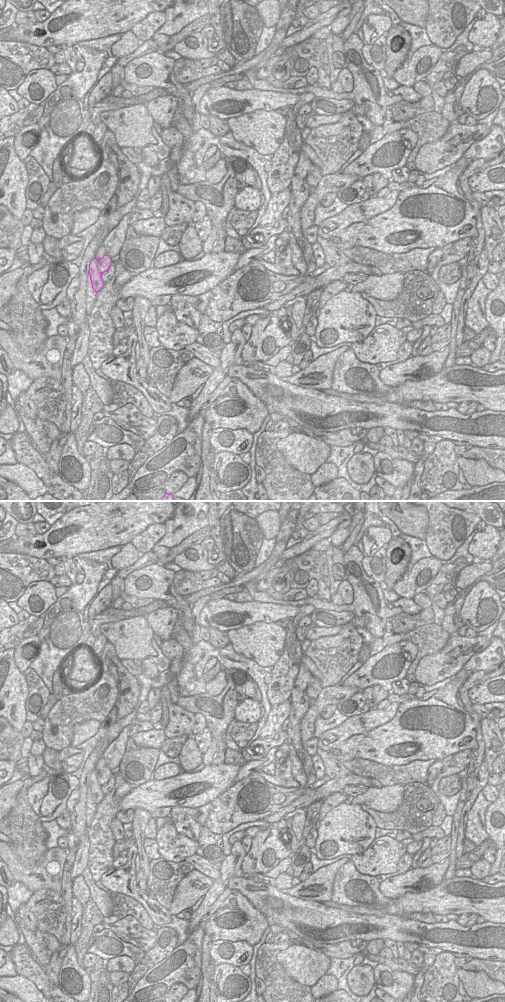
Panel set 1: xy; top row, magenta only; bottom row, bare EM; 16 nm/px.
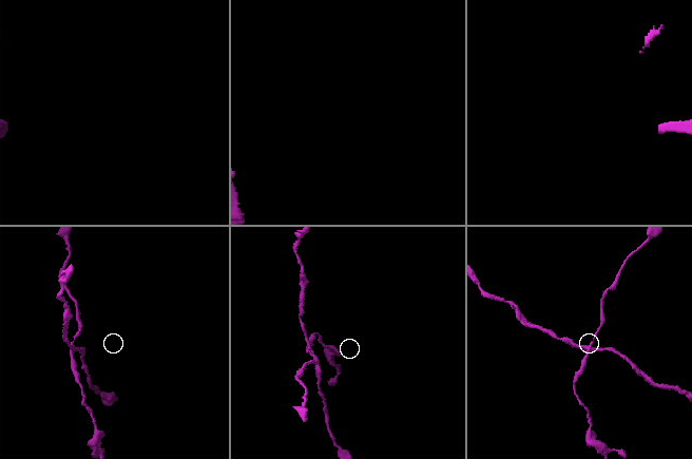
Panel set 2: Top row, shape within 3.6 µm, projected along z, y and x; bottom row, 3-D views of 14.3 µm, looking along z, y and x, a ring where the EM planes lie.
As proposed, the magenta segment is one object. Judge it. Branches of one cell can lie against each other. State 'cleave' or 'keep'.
cleave

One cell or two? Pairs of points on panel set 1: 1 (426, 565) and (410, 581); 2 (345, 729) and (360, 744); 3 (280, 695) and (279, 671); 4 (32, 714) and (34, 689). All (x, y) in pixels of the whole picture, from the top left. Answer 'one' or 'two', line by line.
1: one
2: two
3: one
4: one

